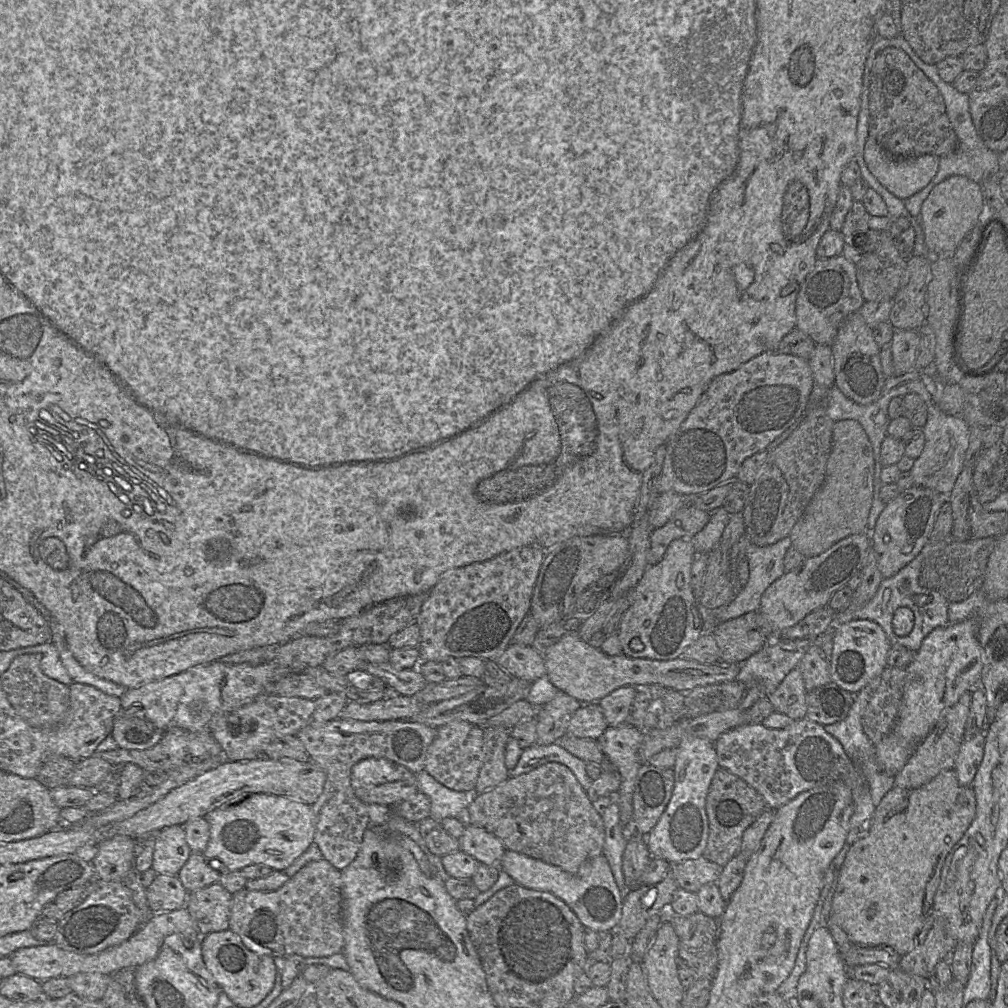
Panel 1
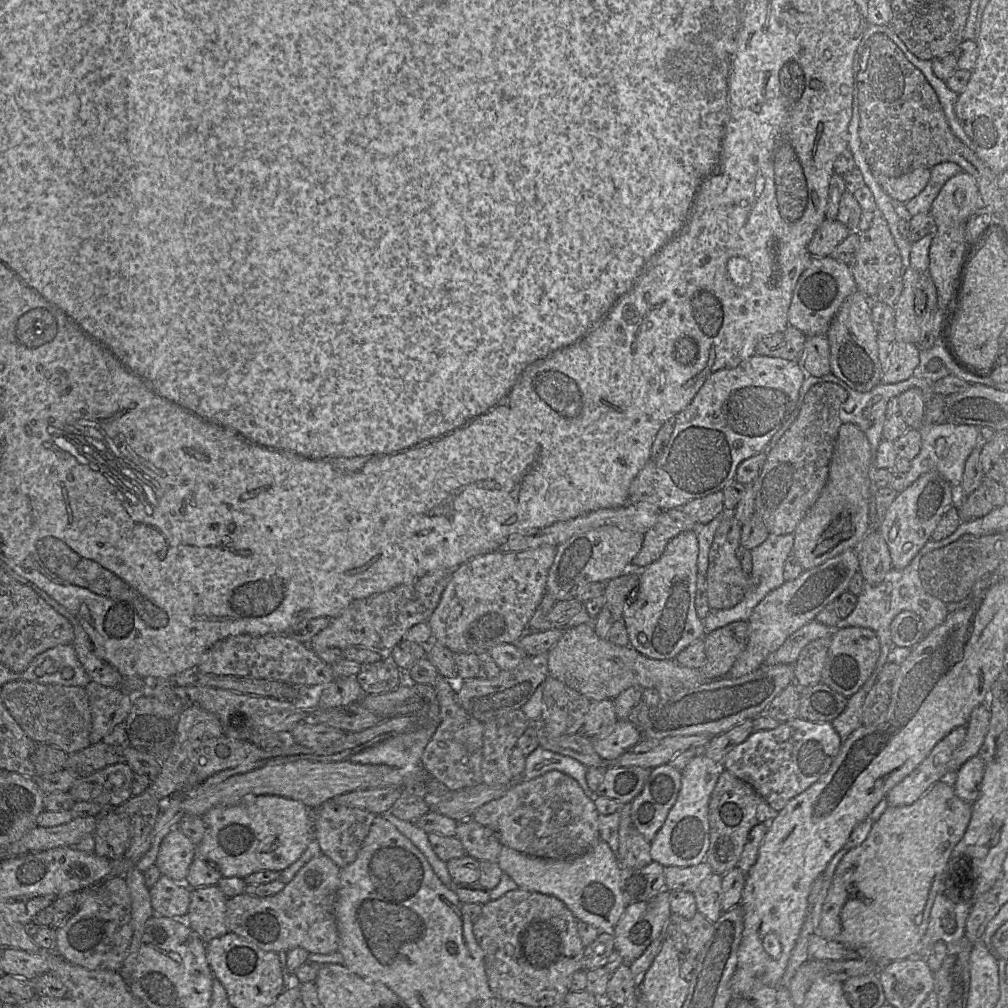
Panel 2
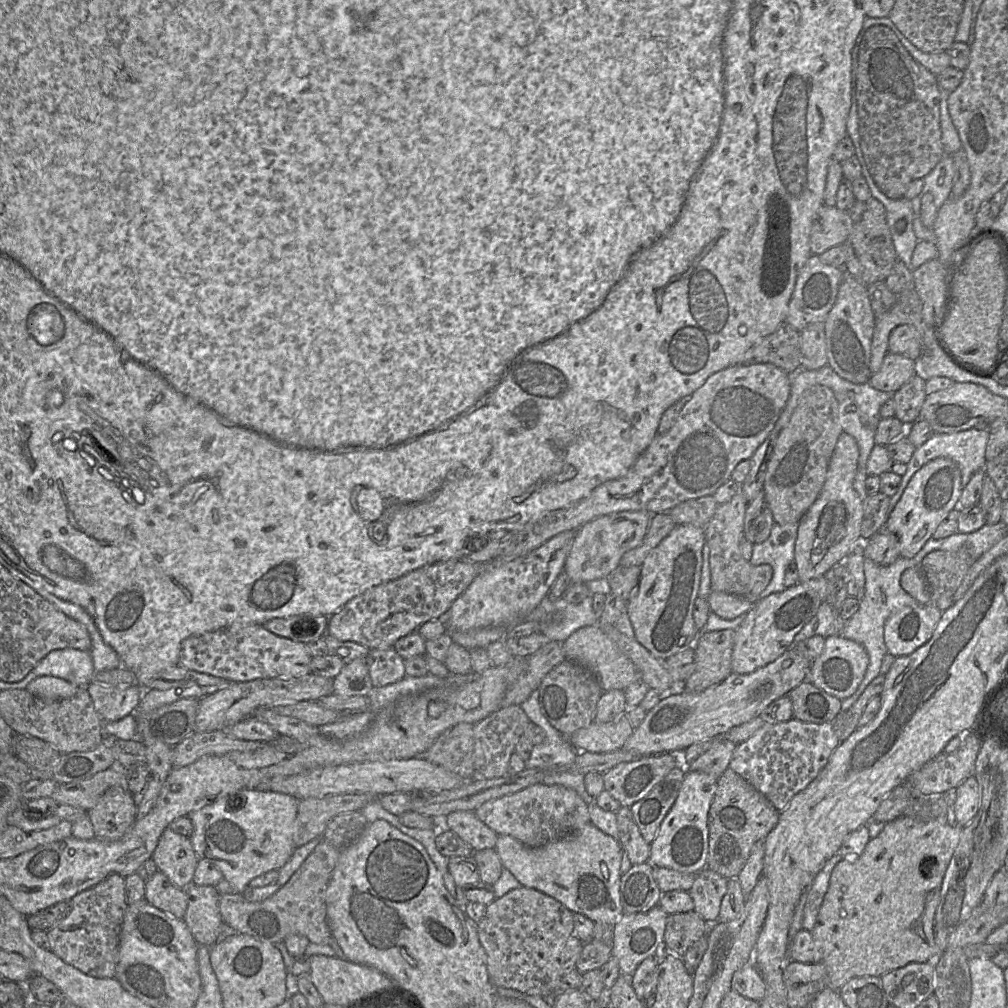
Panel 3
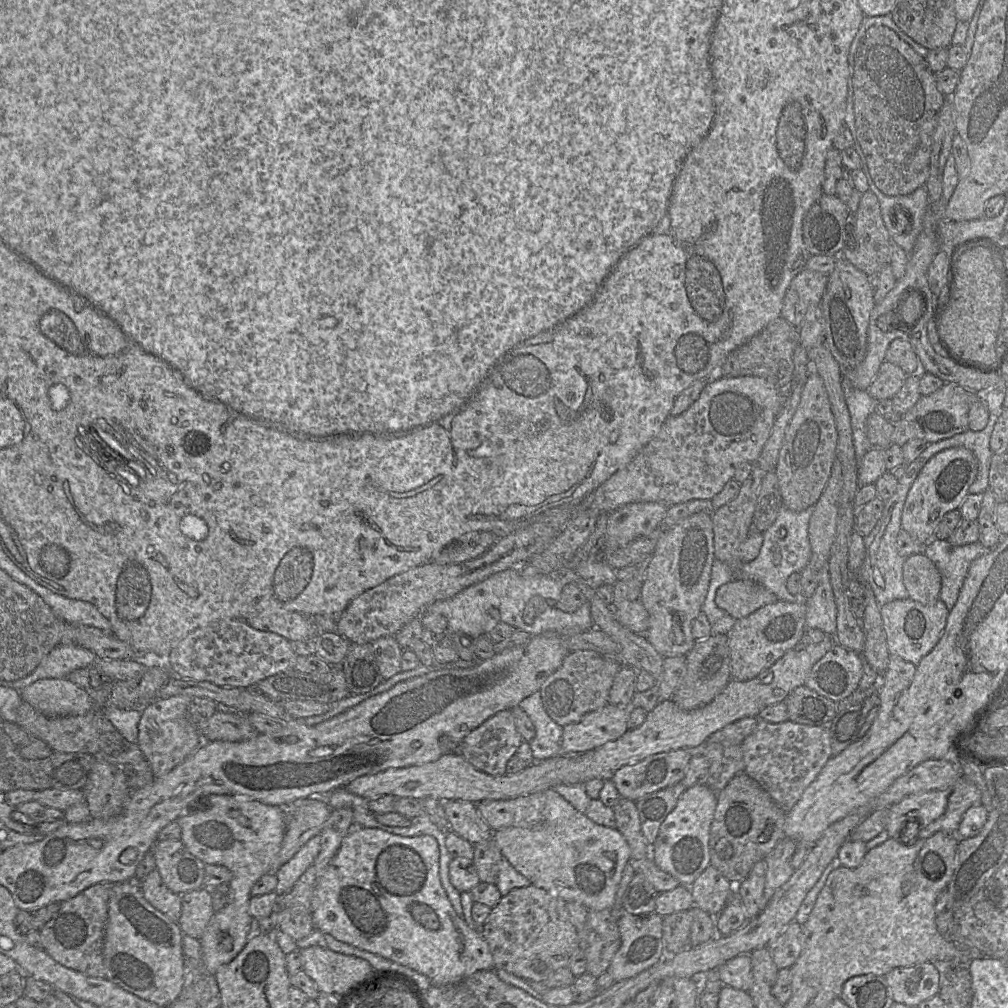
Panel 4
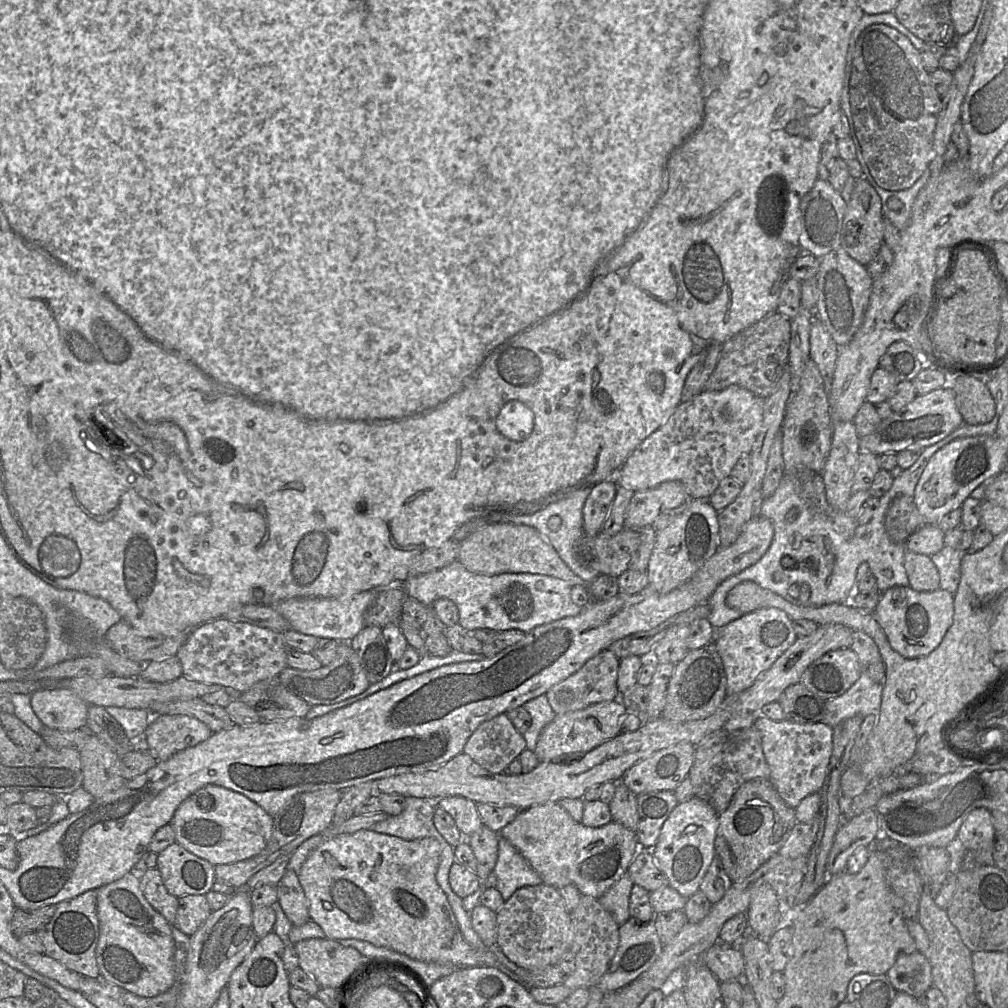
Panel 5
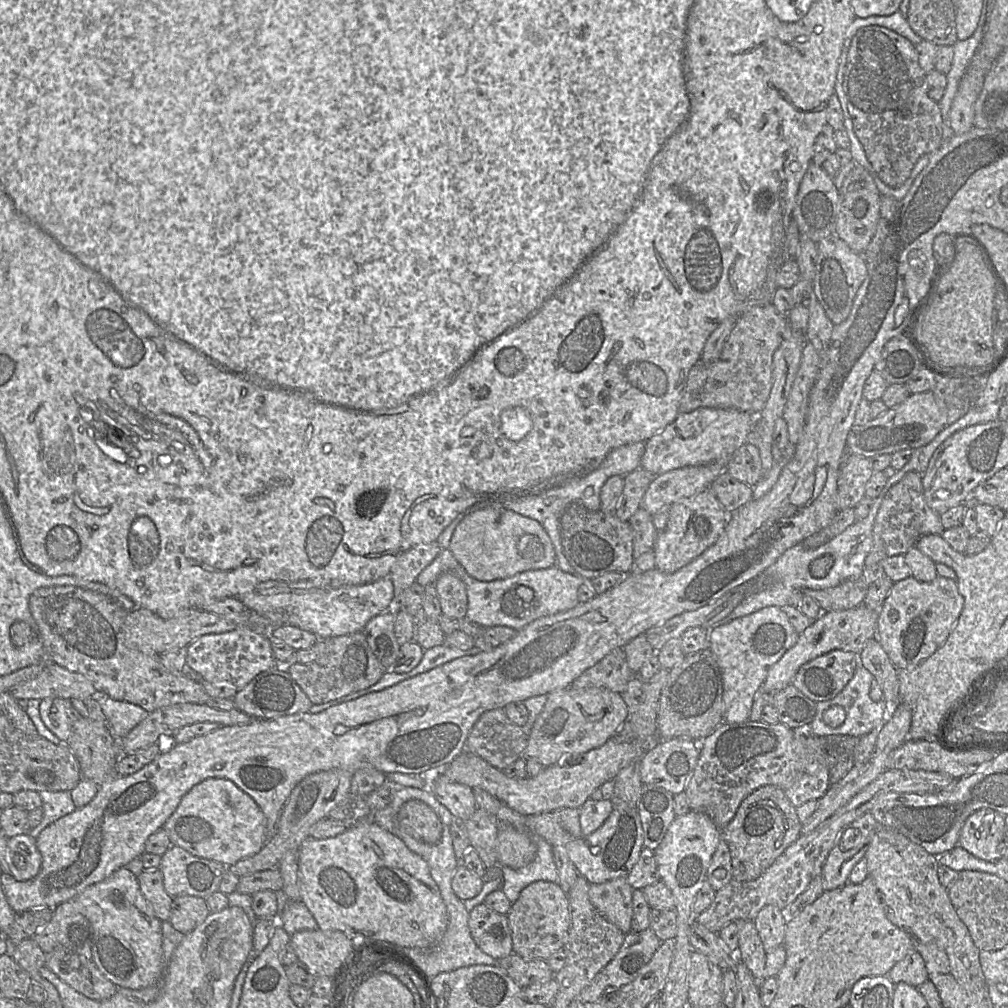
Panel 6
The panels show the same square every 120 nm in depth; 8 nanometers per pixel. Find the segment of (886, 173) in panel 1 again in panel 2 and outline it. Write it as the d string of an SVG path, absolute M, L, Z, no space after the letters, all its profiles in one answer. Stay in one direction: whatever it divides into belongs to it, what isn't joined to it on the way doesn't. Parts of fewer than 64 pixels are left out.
M917 168L899 177L886 177L877 173L873 175L892 200L907 203L926 187L930 179L930 169Z

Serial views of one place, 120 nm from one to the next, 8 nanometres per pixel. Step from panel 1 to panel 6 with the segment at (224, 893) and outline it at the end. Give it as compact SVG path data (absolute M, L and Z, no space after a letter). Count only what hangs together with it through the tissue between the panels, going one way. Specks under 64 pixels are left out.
M178 896L173 898L169 922L175 930L186 935L199 926L209 914L205 899Z

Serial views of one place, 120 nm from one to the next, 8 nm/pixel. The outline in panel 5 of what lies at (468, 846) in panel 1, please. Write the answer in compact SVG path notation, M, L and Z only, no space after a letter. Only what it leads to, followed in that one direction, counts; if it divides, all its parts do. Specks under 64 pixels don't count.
M448 796L436 799L435 802L451 815L464 838L483 826L474 801L462 796Z

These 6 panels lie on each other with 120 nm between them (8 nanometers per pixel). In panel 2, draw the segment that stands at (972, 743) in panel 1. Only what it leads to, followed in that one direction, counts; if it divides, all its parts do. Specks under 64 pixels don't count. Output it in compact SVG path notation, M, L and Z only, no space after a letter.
M976 755L950 776L954 792L960 799L970 804L975 802L980 792L985 768L985 762L979 755Z

